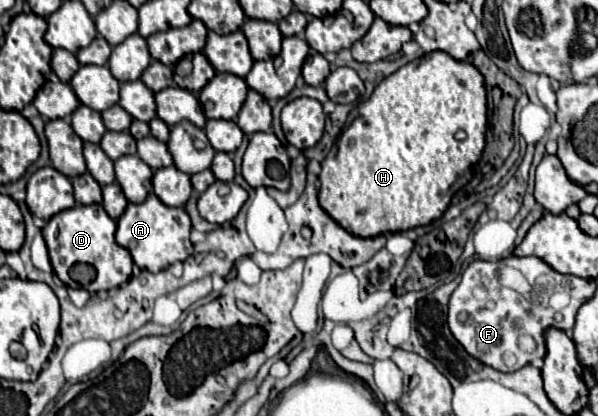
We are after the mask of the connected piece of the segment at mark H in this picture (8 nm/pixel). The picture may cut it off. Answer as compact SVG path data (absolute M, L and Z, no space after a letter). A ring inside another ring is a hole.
M440 50L412 60L384 78L374 88L372 96L350 114L346 128L322 162L322 172L318 176L320 206L346 232L360 238L374 238L384 232L404 232L430 224L444 214L454 192L472 178L472 170L484 150L486 124L486 88L472 64L458 62ZM458 130L466 132L466 140L454 140Z

